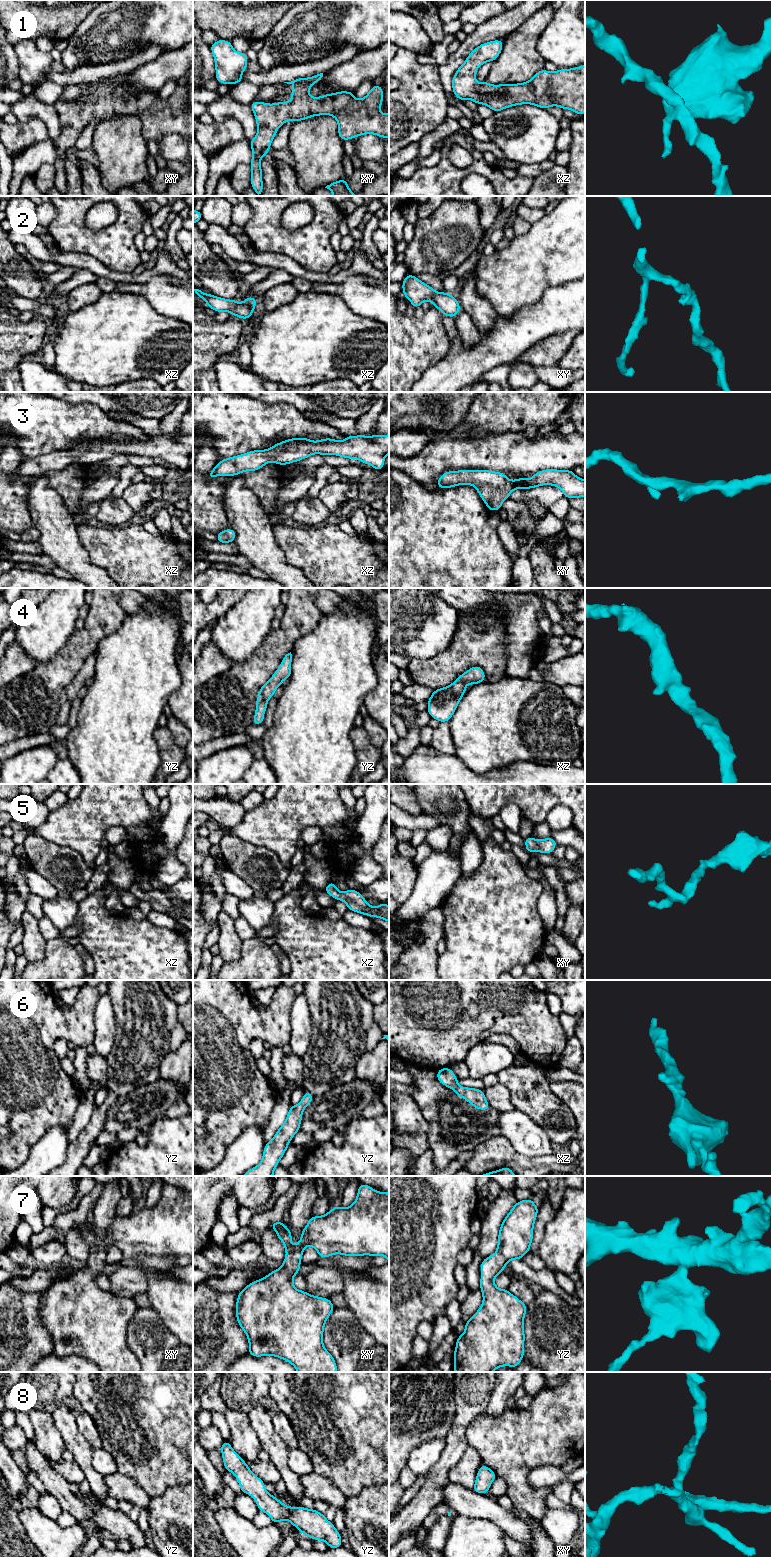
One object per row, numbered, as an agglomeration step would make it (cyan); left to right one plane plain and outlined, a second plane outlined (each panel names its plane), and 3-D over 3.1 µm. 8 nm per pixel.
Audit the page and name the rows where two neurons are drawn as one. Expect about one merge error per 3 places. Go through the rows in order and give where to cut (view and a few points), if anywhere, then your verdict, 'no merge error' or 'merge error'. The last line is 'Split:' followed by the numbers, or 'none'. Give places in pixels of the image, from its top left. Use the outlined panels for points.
1: no cut | no merge error
2: no cut | no merge error
3: no cut | no merge error
4: no cut | no merge error
5: no cut | no merge error
6: no cut | no merge error
7: no cut | no merge error
8: no cut | no merge error
Split: none

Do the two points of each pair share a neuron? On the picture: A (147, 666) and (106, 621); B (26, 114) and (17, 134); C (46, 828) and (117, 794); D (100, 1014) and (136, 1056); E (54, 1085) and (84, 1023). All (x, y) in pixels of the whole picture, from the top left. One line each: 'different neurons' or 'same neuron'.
A: different neurons
B: different neurons
C: same neuron
D: different neurons
E: same neuron

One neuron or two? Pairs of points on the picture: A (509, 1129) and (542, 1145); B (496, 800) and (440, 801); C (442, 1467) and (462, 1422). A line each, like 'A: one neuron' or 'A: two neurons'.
A: one neuron
B: two neurons
C: one neuron

